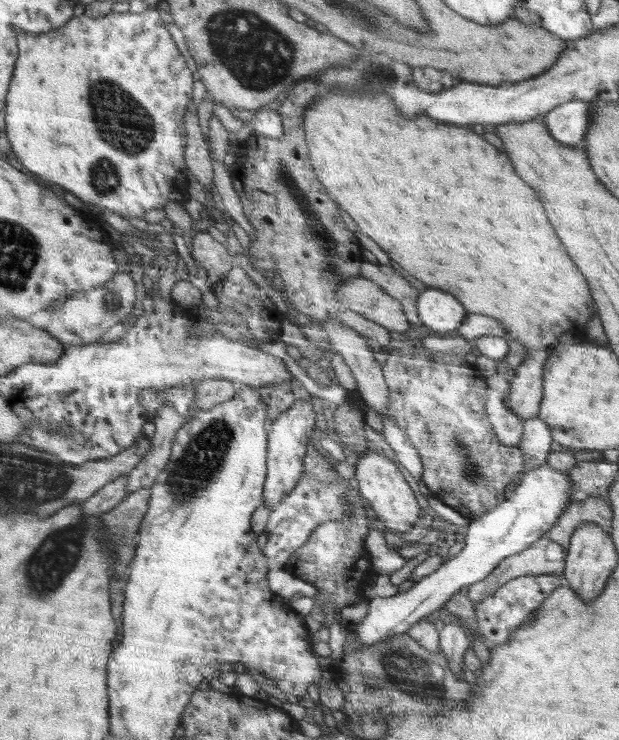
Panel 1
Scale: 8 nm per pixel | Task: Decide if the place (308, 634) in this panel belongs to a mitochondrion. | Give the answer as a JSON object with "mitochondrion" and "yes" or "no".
{"mitochondrion":"no"}

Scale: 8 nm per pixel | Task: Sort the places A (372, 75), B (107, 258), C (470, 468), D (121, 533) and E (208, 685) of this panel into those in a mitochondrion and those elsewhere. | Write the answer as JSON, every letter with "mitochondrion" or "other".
{"A":"mitochondrion","B":"other","C":"mitochondrion","D":"mitochondrion","E":"other"}

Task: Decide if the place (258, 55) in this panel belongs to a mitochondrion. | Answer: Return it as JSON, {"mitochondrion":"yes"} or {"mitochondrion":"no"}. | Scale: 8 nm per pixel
{"mitochondrion":"yes"}

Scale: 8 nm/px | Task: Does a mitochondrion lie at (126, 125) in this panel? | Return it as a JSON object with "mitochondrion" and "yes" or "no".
{"mitochondrion":"yes"}

